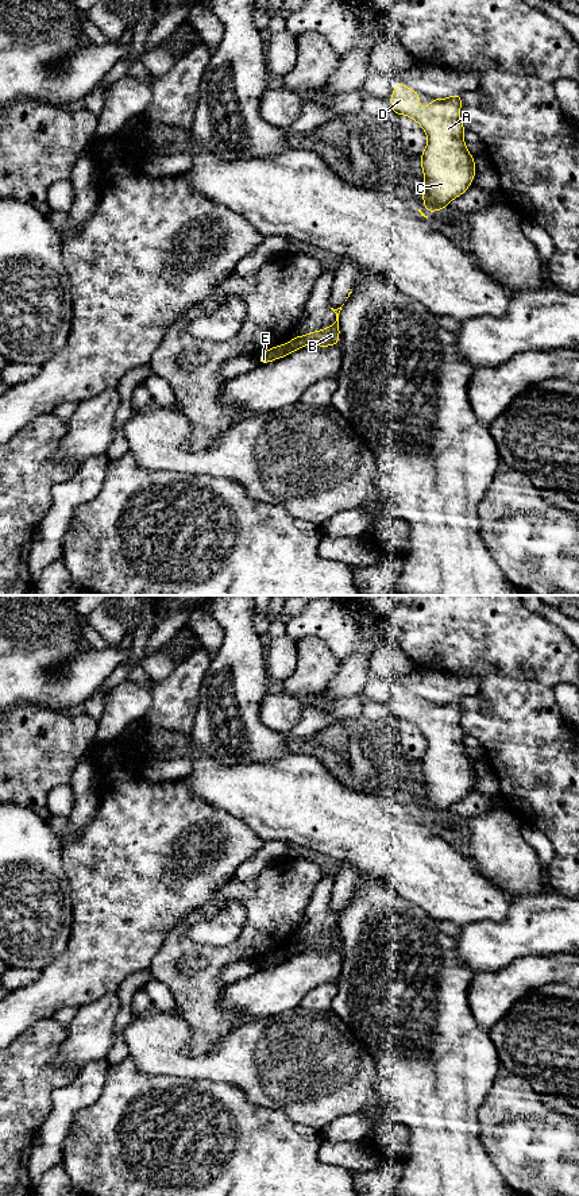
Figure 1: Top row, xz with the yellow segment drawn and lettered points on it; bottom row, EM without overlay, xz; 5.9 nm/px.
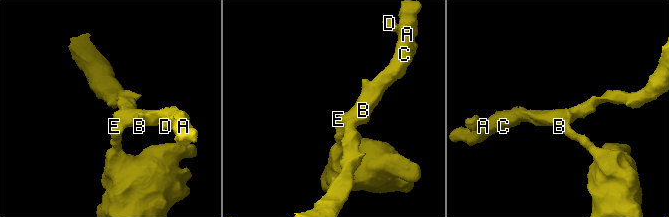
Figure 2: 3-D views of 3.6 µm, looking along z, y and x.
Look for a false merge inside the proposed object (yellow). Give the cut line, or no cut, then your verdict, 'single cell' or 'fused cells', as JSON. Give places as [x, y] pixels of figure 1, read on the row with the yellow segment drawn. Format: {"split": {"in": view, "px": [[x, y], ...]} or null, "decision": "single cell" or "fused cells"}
{"split": {"in": "xz", "px": [[281, 344], [282, 357]]}, "decision": "fused cells"}

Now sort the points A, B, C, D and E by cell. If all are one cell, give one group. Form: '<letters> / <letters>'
A B C D / E

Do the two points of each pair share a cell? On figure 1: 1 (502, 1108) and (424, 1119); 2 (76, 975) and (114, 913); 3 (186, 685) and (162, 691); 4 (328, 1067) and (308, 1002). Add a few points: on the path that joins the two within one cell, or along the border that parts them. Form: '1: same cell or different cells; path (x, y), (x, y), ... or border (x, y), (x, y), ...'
1: different cells; border (491, 1084), (478, 1108), (478, 1138), (481, 1144)
2: same cell; path (87, 960), (114, 933), (114, 928)
3: same cell; path (181, 687), (177, 691), (168, 691)
4: different cells; border (298, 1006), (329, 1010)

